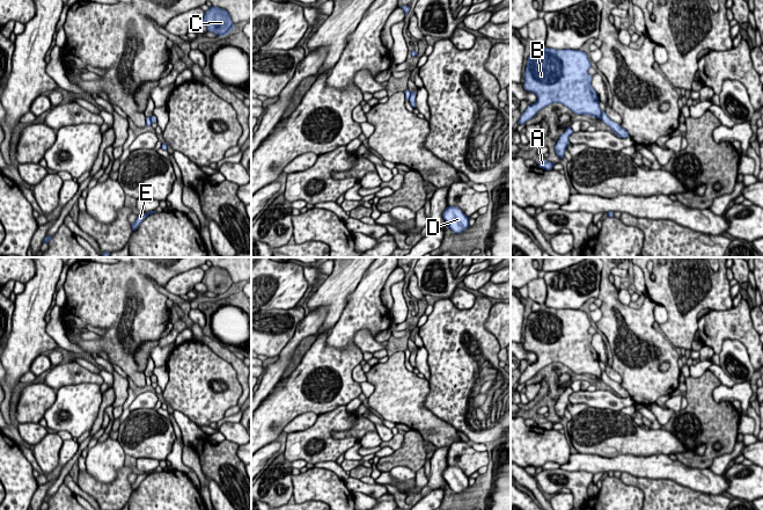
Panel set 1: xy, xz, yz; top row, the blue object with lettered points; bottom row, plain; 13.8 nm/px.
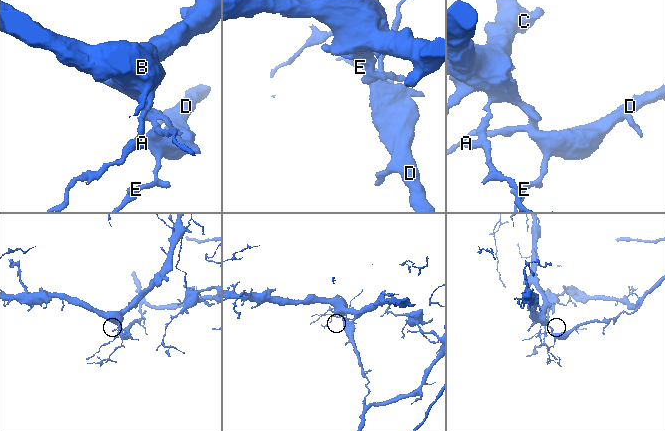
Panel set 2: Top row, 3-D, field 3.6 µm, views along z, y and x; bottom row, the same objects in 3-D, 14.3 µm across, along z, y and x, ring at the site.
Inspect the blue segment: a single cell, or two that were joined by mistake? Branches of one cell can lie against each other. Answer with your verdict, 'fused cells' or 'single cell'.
fused cells

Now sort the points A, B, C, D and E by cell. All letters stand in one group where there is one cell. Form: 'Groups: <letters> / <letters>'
Groups: A B C / D E

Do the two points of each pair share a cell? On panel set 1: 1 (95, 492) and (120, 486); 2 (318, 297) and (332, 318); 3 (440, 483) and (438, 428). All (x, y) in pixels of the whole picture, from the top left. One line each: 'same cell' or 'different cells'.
1: same cell
2: same cell
3: different cells

